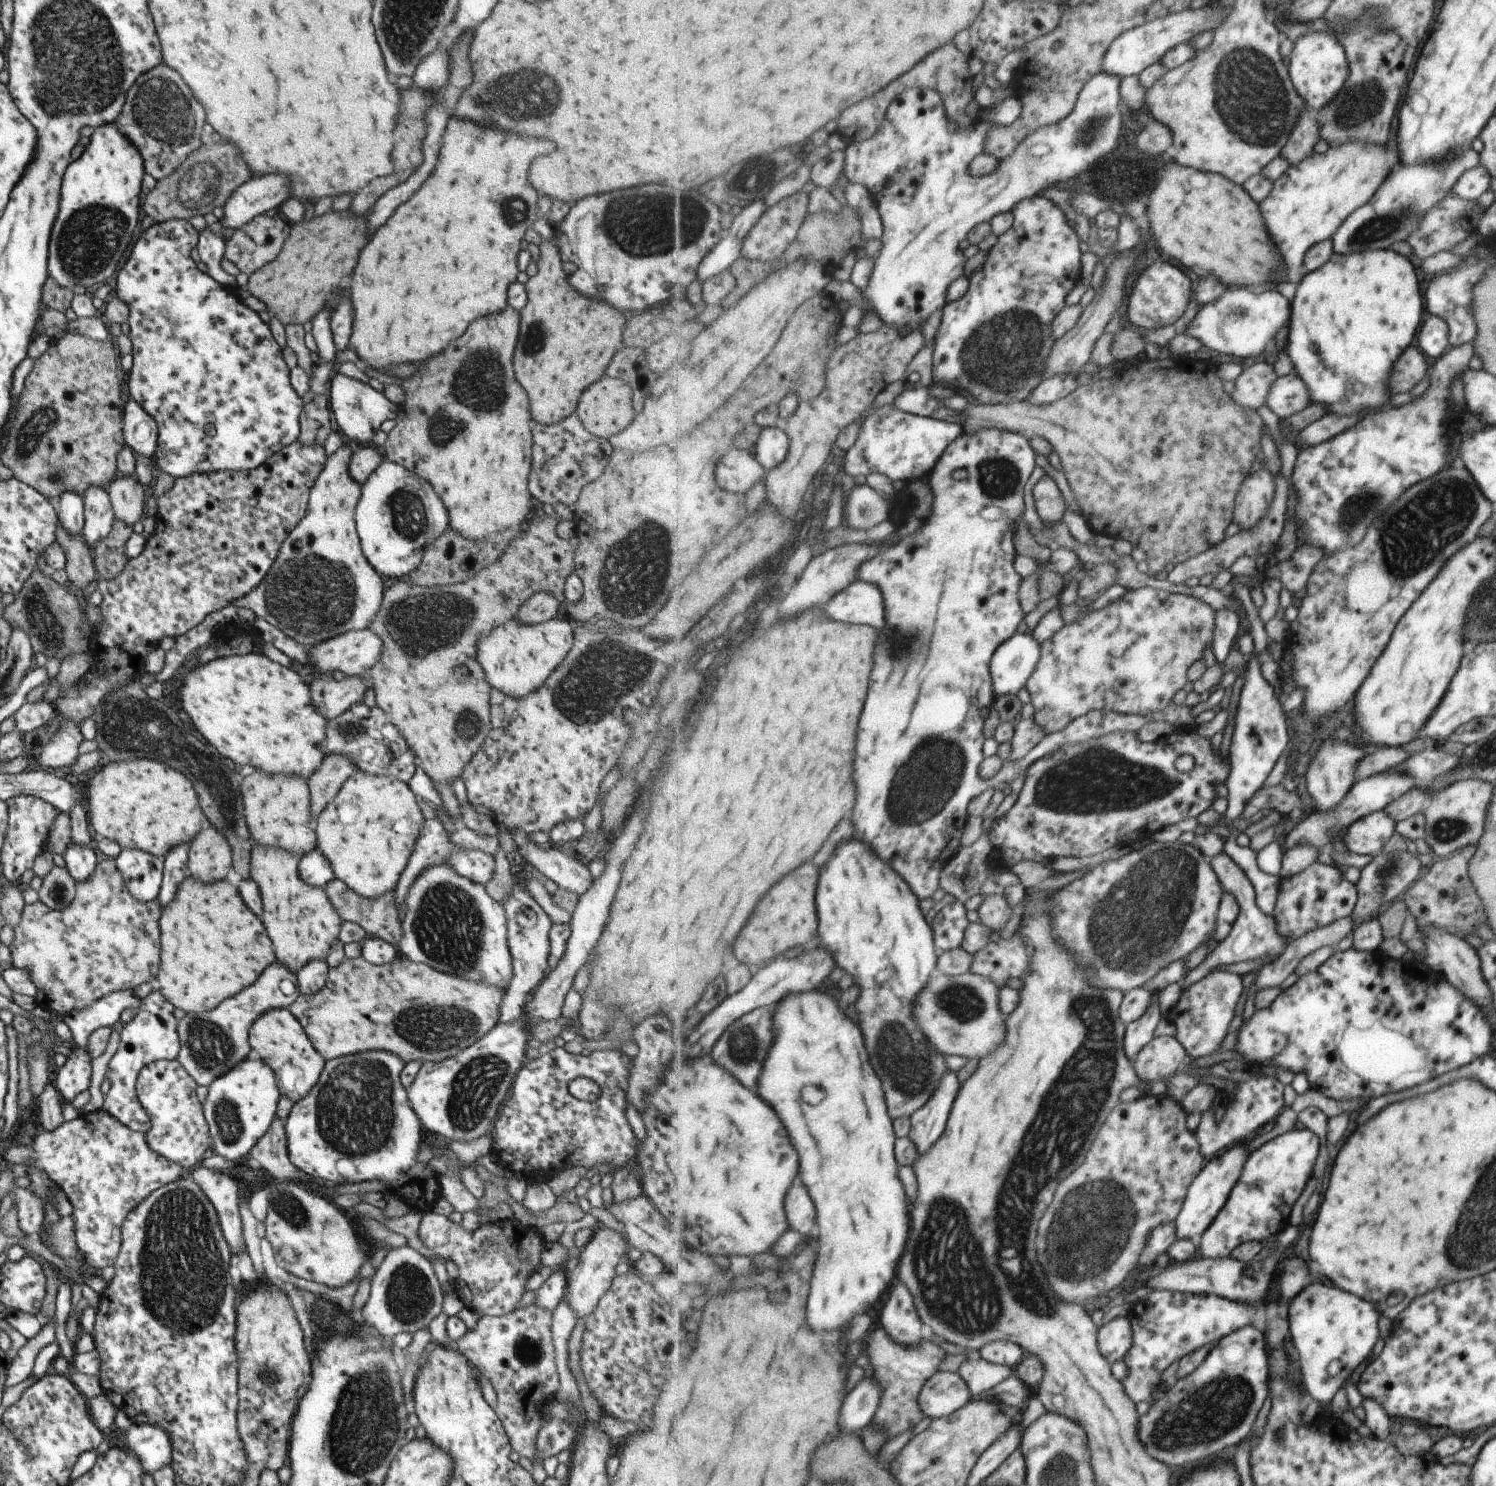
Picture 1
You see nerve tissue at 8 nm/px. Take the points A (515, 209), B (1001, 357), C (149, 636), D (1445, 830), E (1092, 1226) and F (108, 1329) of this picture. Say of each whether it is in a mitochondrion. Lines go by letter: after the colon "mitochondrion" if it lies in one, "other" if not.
A: mitochondrion
B: mitochondrion
C: other
D: mitochondrion
E: mitochondrion
F: other

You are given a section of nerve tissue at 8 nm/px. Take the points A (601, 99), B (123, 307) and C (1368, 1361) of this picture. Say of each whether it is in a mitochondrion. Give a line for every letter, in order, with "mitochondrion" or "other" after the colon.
A: other
B: other
C: other

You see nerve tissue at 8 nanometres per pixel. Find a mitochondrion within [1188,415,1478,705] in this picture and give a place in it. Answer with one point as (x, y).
(1360, 508)

